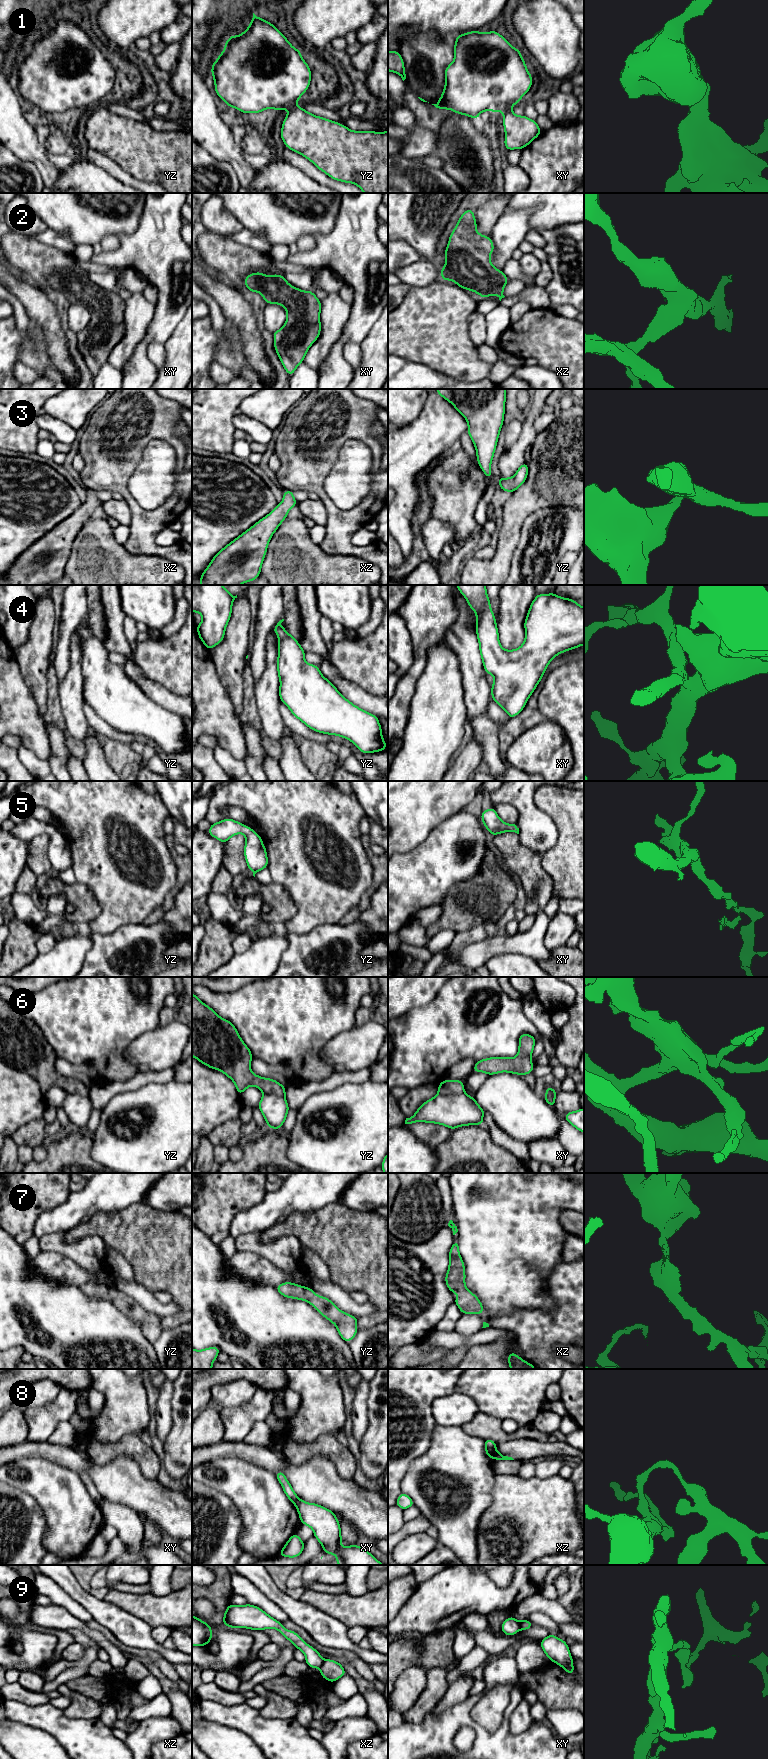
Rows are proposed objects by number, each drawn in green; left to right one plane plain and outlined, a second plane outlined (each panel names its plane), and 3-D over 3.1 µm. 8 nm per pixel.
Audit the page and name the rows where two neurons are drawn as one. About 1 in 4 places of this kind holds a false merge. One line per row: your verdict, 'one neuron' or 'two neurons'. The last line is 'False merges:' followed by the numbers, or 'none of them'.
1: two neurons
2: one neuron
3: one neuron
4: one neuron
5: one neuron
6: two neurons
7: one neuron
8: two neurons
9: two neurons
False merges: 1, 6, 8, 9

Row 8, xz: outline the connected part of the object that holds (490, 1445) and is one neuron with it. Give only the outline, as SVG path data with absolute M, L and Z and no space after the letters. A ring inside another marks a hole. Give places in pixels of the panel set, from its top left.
M487 1439L484 1441L484 1445L485 1445L486 1455L489 1458L494 1459L494 1449L496 1447L496 1442L493 1441L492 1439Z

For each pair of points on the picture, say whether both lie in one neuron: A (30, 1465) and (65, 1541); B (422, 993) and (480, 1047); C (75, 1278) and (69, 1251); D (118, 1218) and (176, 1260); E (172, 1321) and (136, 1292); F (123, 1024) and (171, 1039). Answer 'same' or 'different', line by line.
A: same
B: different
C: different
D: same
E: different
F: different

